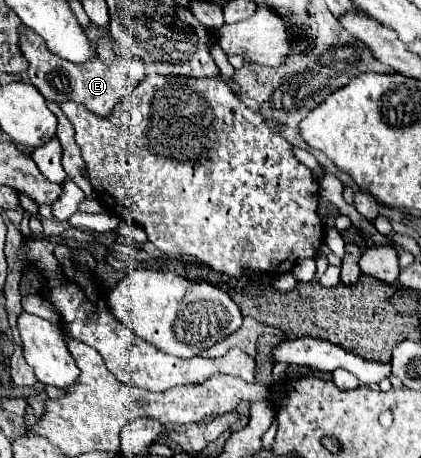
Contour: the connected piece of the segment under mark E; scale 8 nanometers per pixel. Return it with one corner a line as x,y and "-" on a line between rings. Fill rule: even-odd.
20,25
18,47
20,47
20,53
24,53
24,57
28,61
26,75
28,75
30,83
44,95
46,101
50,101
50,103
76,101
76,103
88,107
92,113
104,117
112,111
116,101
122,101
122,97
128,97
128,93
132,93
132,89
146,77
146,71
144,71
142,59
132,57
132,55
116,55
112,63
104,63
98,56
97,47
98,43
104,39
104,35
108,35
108,31
102,27
96,27
96,25
83,27
83,29
95,52
92,61
86,61
86,63
70,63
66,59
60,59
60,57
48,53
42,37
38,33
30,31
26,25

